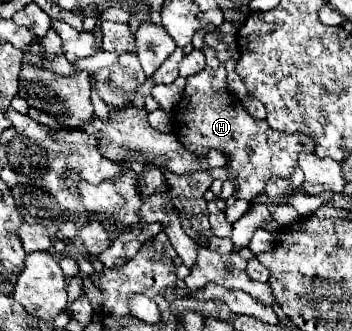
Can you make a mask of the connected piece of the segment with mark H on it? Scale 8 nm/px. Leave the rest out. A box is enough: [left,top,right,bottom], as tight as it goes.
[172,31,314,205]

